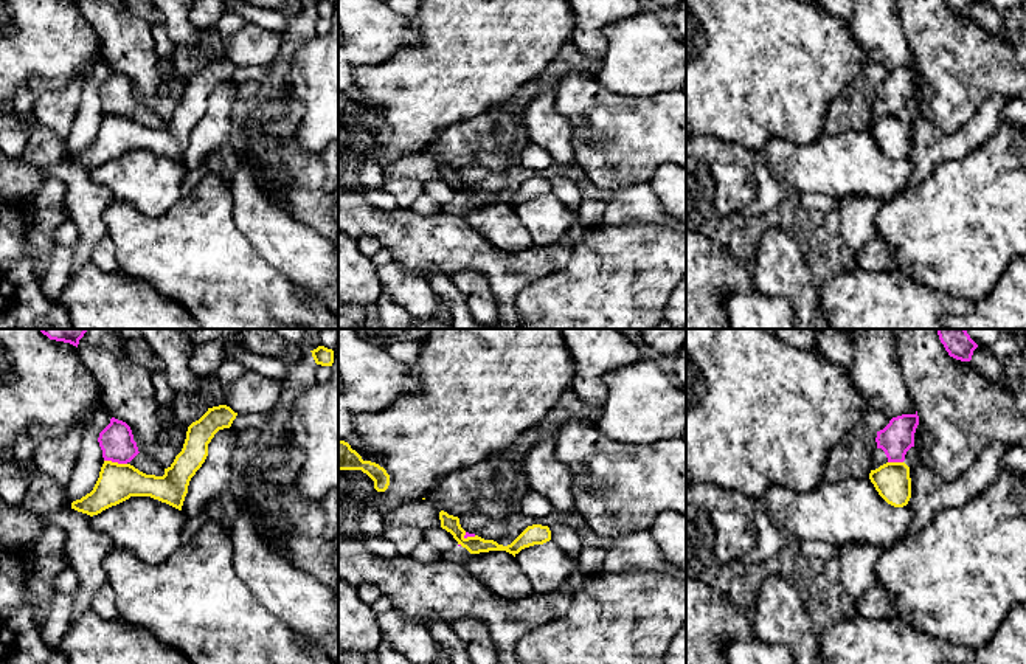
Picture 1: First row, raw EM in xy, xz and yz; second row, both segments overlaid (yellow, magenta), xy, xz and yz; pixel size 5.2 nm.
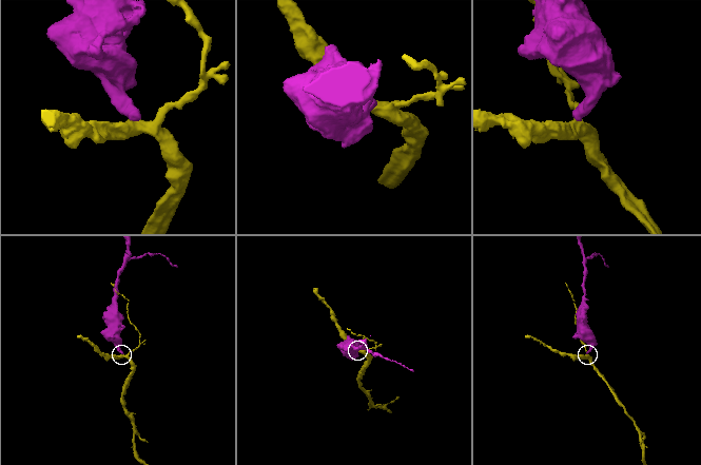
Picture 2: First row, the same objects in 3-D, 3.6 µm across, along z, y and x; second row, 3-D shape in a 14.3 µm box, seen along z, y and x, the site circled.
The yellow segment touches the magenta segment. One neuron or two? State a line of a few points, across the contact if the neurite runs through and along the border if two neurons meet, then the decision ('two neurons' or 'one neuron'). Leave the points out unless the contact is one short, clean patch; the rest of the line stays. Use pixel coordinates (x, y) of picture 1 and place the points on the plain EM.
line xy (104, 112), (126, 117); two neurons

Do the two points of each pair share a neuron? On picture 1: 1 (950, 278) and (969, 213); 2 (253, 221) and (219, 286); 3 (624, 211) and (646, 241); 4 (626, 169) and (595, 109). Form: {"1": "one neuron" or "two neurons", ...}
{"1": "one neuron", "2": "two neurons", "3": "two neurons", "4": "one neuron"}

